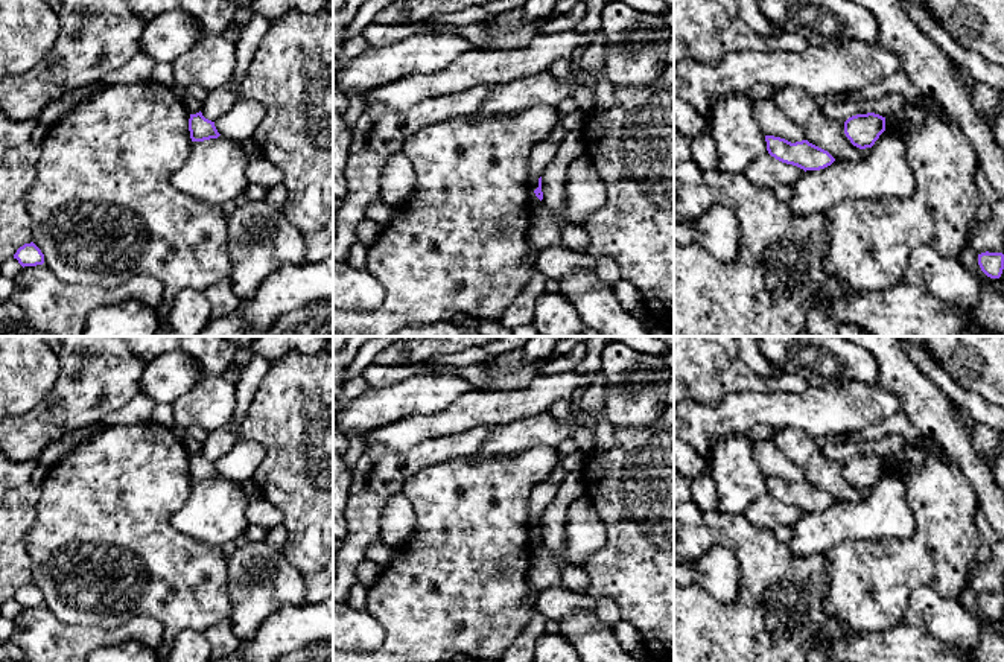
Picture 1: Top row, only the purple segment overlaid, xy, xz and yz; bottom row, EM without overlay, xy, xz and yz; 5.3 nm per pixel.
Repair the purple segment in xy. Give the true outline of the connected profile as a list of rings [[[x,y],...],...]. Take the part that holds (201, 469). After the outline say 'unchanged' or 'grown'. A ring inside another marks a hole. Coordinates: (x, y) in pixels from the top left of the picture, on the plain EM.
[[[201,452],[190,455],[189,472],[192,482],[204,482],[221,476],[214,467],[214,463],[205,460]]]; unchanged

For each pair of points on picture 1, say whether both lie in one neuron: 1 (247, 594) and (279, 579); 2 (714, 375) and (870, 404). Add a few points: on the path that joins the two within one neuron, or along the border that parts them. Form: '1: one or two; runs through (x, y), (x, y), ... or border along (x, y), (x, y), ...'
1: one; runs through (254, 589), (260, 583), (271, 582)
2: two; border along (810, 387), (802, 391), (765, 391)

